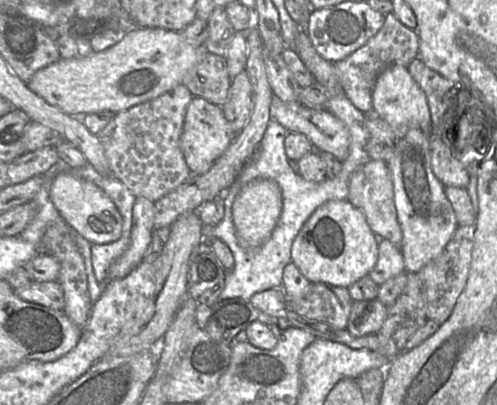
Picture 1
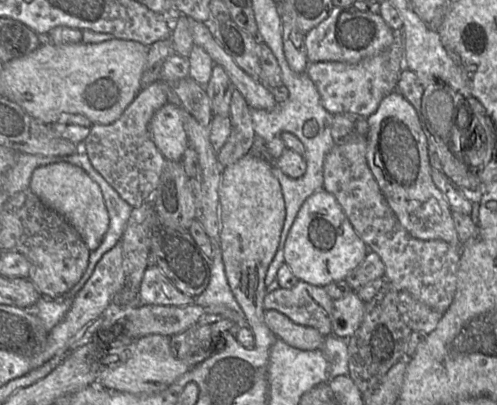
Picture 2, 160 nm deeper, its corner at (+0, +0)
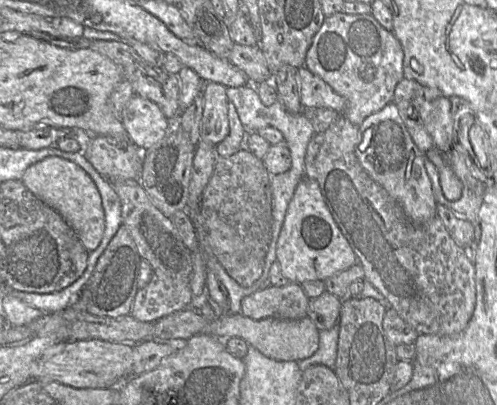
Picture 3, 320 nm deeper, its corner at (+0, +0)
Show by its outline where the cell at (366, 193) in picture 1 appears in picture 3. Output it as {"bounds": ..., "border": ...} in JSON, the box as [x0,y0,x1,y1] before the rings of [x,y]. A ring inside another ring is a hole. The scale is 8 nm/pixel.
{"bounds":[304,116,476,336],"border":[[[343,116],[327,130],[317,132],[308,143],[304,166],[307,177],[317,181],[331,215],[357,257],[365,278],[388,301],[398,315],[419,335],[453,336],[468,325],[476,303],[474,264],[468,260],[438,216],[427,223],[413,222],[402,207],[378,185],[356,157],[359,126]]]}

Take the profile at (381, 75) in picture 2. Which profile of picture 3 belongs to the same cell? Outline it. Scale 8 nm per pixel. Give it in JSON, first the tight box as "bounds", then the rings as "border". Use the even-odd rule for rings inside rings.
{"bounds":[298,66,345,113],"border":[[[305,66],[299,68],[298,77],[300,104],[303,108],[328,108],[339,113],[344,110],[345,99]]]}

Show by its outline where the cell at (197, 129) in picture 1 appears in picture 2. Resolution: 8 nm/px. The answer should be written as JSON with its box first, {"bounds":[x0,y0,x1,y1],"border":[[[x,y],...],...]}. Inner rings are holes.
{"bounds":[148,103,190,160],"border":[[[169,103],[163,105],[152,116],[148,129],[151,139],[166,160],[182,160],[190,145],[178,106]]]}

